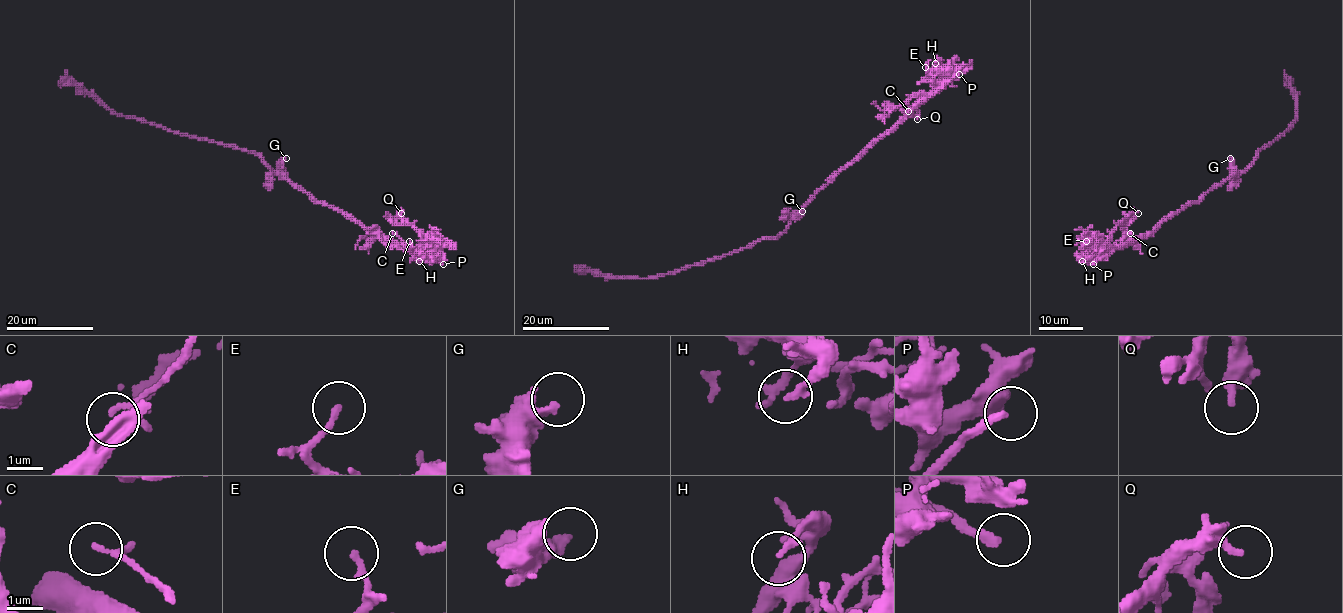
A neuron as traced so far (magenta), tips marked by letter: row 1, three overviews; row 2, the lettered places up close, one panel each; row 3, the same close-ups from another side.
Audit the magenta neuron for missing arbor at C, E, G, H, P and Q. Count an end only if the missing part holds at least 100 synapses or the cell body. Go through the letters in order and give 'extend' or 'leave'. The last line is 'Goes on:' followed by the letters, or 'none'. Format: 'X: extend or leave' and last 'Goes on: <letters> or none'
C: leave
E: leave
G: leave
H: leave
P: extend
Q: leave
Goes on: P

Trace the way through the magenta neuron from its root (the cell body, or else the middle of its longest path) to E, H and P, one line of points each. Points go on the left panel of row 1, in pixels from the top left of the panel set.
E: (278, 174), (297, 184), (315, 201), (347, 213), (361, 226), (416, 250), (410, 249), (409, 241)
H: (278, 174), (297, 184), (315, 201), (347, 213), (361, 226), (414, 247), (415, 252), (422, 255), (419, 261)
P: (278, 174), (297, 184), (315, 201), (347, 213), (361, 226), (415, 247), (443, 264)

